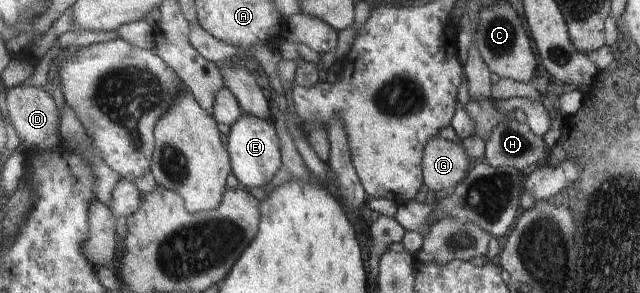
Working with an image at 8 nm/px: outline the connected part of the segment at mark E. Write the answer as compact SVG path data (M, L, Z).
M244 113L236 121L236 125L232 125L228 137L227 147L233 166L233 175L239 185L246 190L253 187L260 188L262 185L270 183L284 167L280 137L274 127L273 118L260 119L250 113Z

